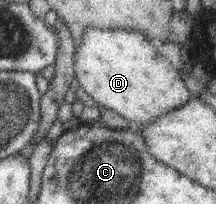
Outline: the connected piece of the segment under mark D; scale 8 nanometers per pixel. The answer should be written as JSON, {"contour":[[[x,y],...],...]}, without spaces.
{"contour":[[[127,27],[113,30],[87,28],[82,42],[75,47],[72,66],[79,87],[92,98],[92,101],[113,110],[122,118],[129,120],[133,126],[150,124],[160,114],[166,114],[184,105],[191,98],[178,70],[173,68],[164,57],[158,55],[154,43]]]}

